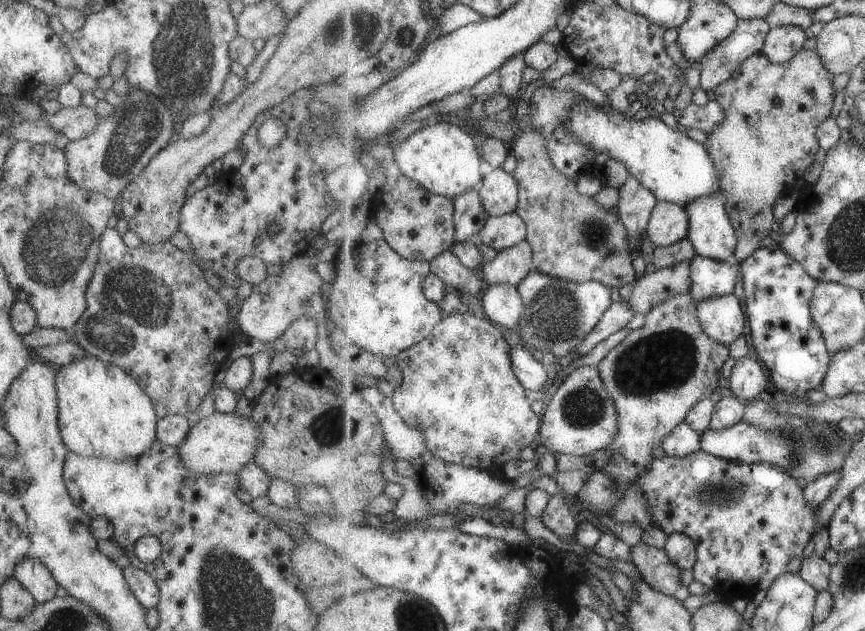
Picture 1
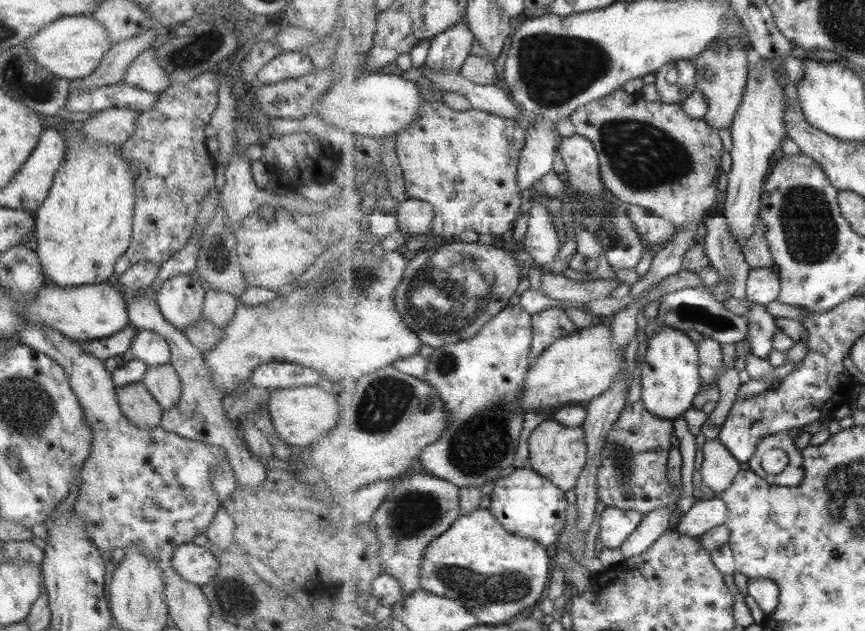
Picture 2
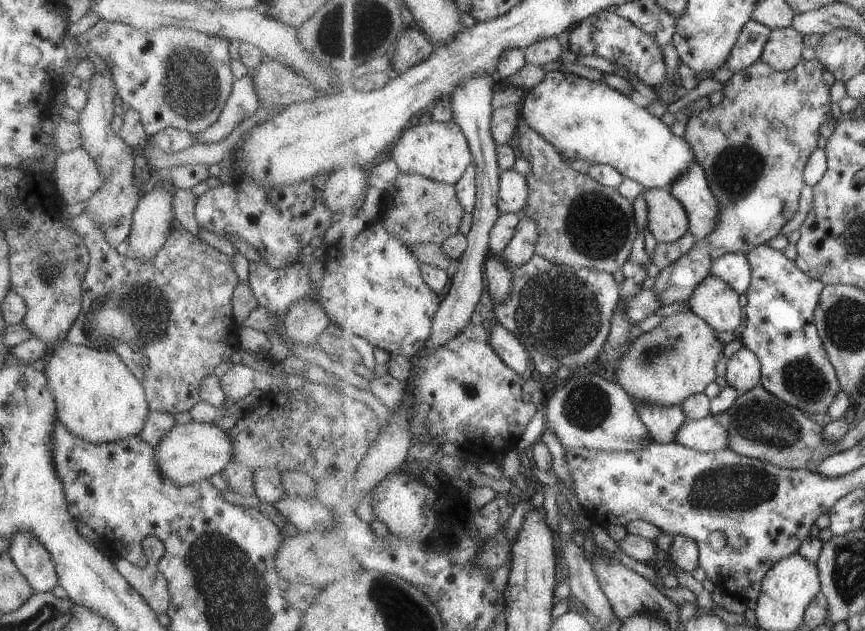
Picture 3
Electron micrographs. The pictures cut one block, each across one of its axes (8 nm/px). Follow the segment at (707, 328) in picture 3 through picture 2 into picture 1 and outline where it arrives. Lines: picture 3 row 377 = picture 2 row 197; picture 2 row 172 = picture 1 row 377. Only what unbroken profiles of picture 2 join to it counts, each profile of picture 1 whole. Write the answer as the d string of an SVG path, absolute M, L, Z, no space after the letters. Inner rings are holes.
M690 294L678 295L660 303L647 314L645 324L634 330L614 347L598 364L598 368L607 388L611 394L618 411L620 423L619 435L607 448L612 456L605 466L616 487L624 492L624 498L617 504L616 510L611 514L618 522L637 522L644 530L643 543L651 547L666 549L669 535L654 522L654 514L650 512L650 501L636 486L638 480L646 475L646 469L654 463L653 450L662 447L663 440L680 423L686 421L687 414L696 403L709 399L722 377L723 364L730 357L730 348L710 338L704 331L698 316L698 302Z

